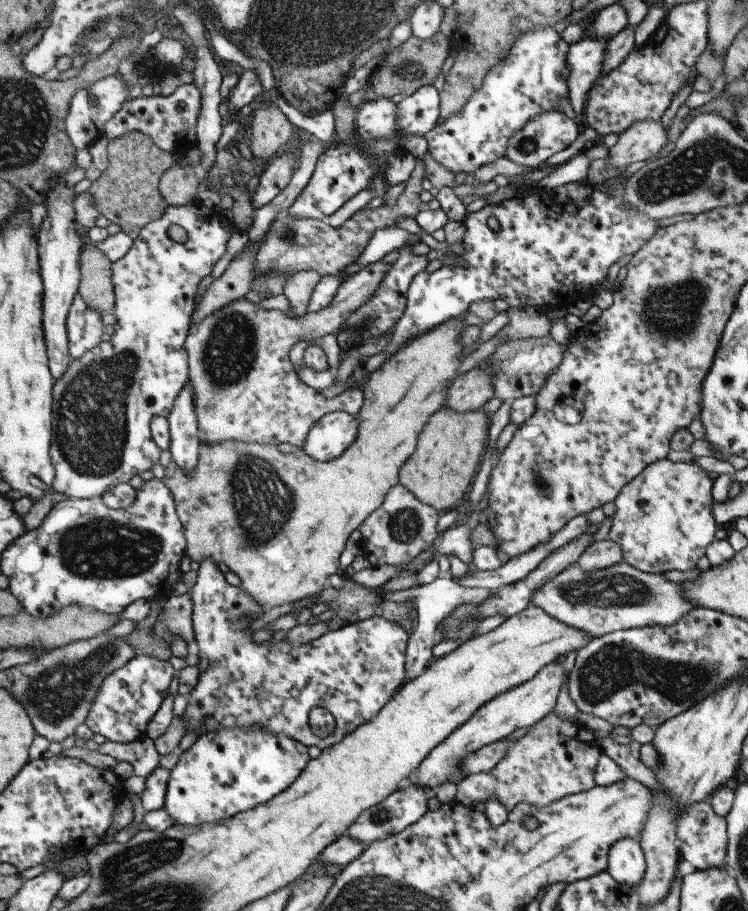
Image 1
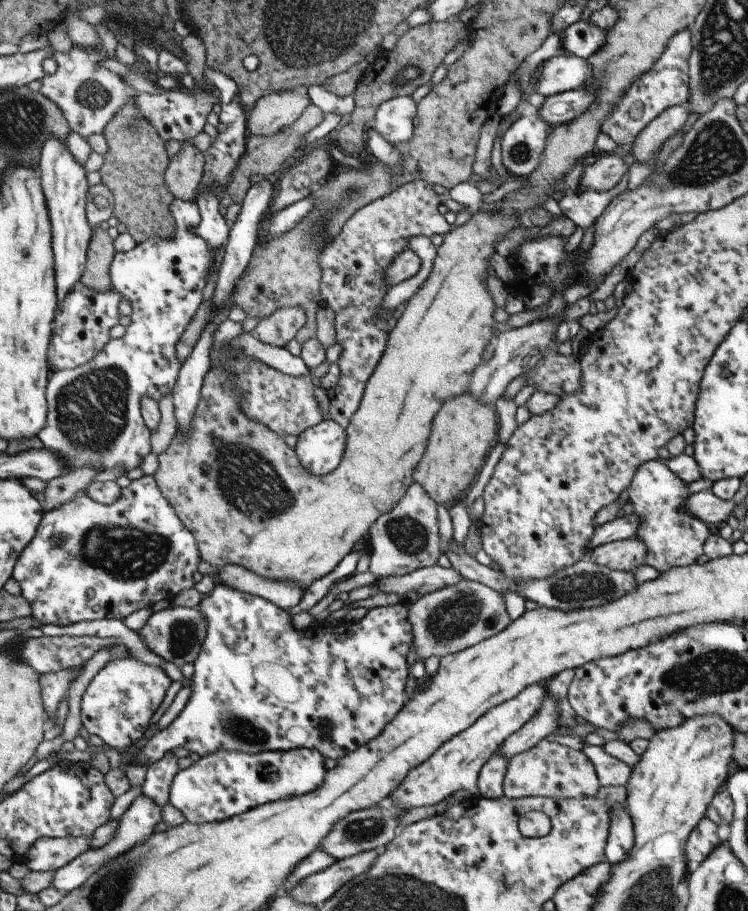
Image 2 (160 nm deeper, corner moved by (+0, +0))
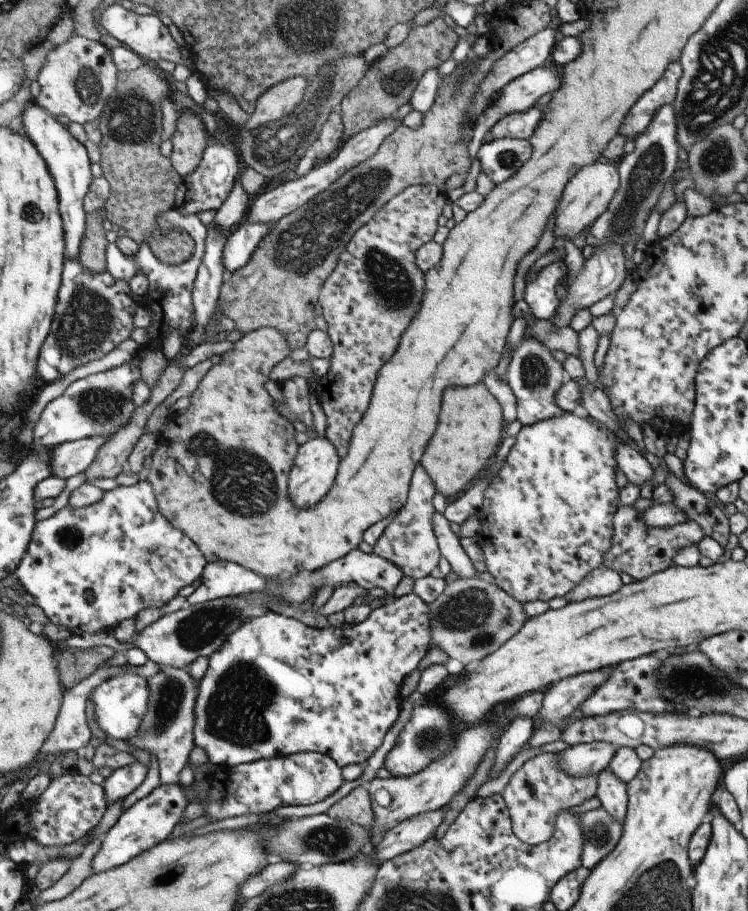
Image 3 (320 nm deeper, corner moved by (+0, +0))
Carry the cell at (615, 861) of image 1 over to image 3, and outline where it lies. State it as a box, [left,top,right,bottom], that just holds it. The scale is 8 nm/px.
[595,767,628,822]

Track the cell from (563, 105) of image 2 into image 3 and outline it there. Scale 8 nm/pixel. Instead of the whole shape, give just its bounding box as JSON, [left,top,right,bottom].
[489,106,539,139]

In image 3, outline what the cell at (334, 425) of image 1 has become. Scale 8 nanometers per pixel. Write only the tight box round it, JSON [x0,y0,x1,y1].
[286,438,339,509]

